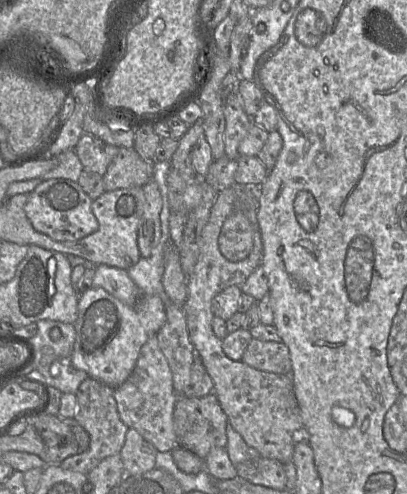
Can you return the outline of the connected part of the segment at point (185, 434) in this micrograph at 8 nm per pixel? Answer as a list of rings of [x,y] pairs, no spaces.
[[[214,392],[196,398],[178,395],[174,410],[174,430],[177,445],[205,460],[212,449],[226,447],[228,439],[226,426],[228,421],[228,417]]]

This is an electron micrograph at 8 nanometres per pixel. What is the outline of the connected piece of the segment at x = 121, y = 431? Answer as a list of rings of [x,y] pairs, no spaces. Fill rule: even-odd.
[[[87,377],[80,384],[75,396],[77,402],[76,412],[73,418],[89,434],[90,445],[85,452],[67,457],[60,463],[60,466],[66,470],[88,474],[103,459],[120,454],[129,428],[119,417],[114,397],[114,388],[109,385],[94,378]]]

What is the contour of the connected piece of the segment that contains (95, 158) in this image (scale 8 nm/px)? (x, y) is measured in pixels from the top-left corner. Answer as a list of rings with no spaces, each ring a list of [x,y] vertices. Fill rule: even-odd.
[[[83,133],[74,150],[85,171],[104,176],[119,147],[105,143],[91,133]]]

